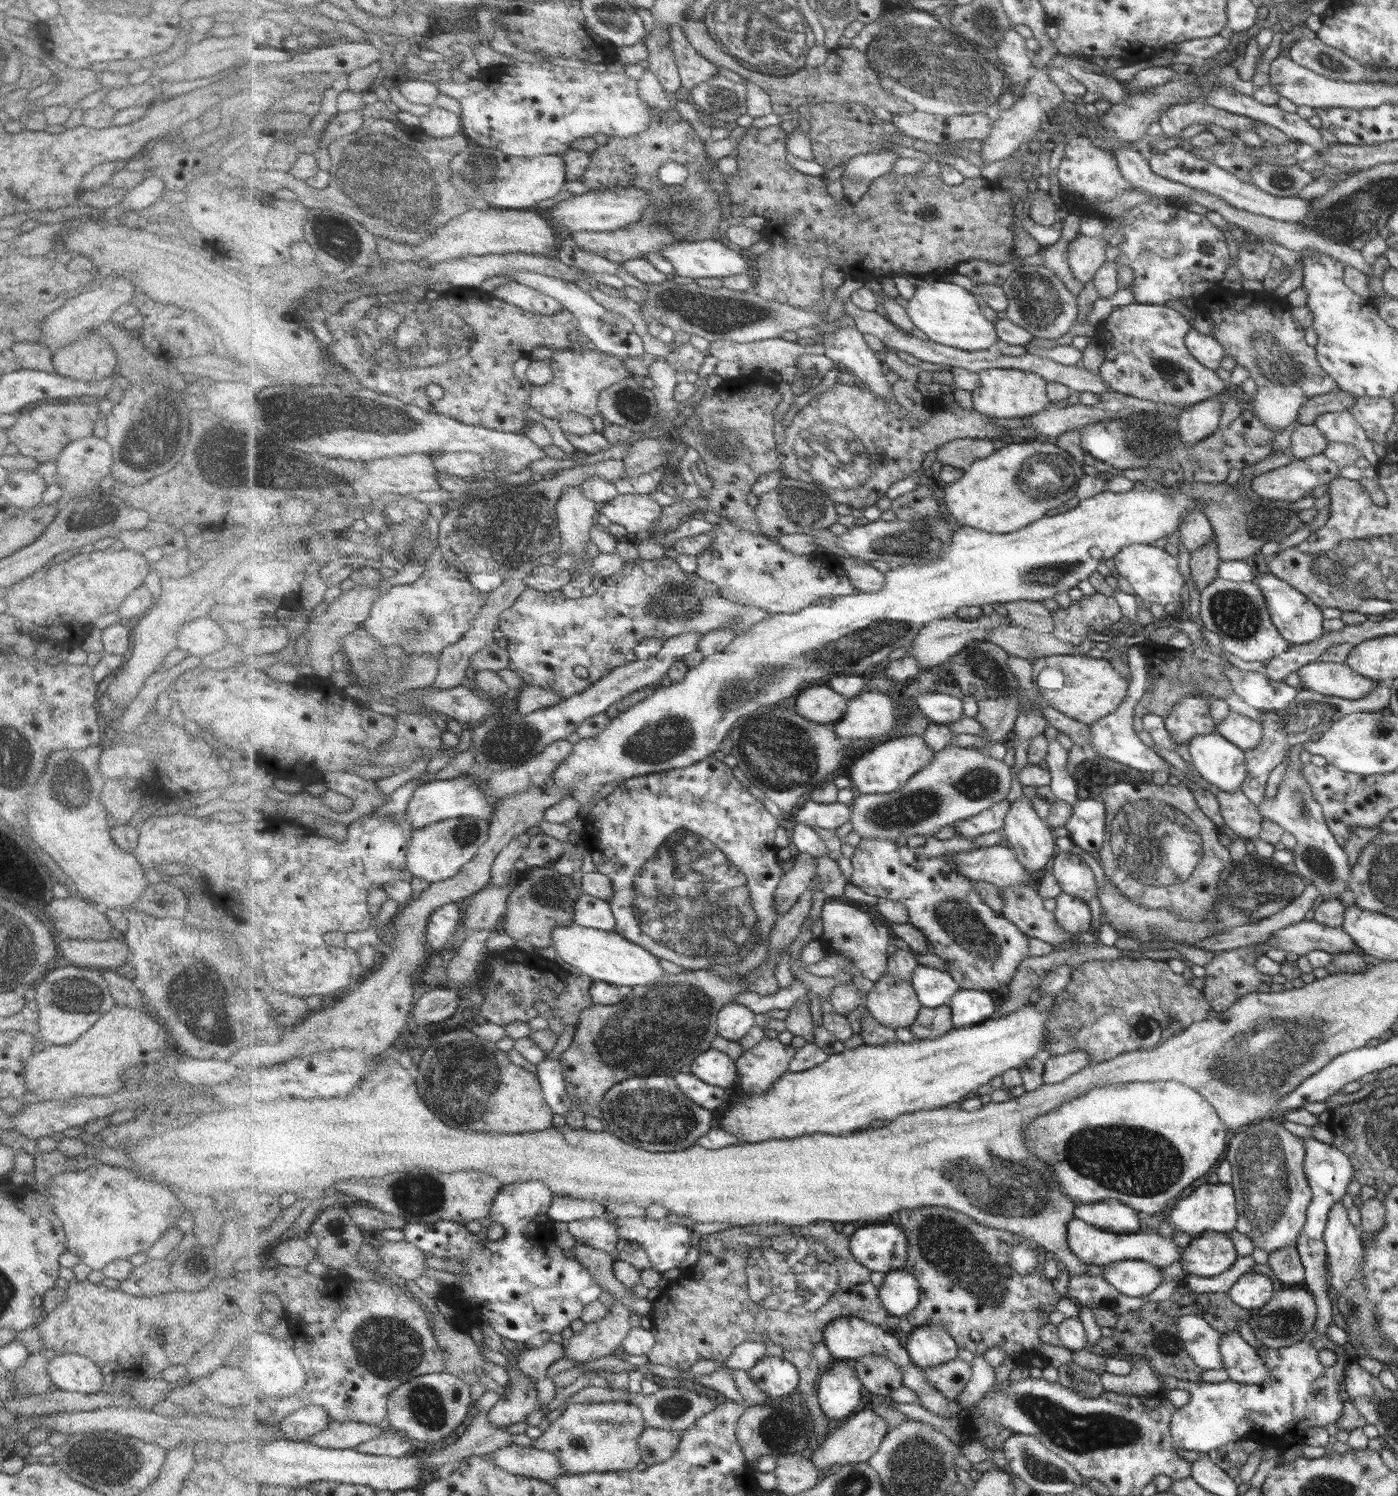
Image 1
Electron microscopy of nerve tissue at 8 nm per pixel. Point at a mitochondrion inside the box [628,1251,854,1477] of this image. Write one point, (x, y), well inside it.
(778, 1430)

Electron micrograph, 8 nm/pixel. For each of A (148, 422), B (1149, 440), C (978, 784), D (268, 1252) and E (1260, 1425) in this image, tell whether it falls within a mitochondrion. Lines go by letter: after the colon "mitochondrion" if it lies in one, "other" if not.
A: mitochondrion
B: mitochondrion
C: mitochondrion
D: other
E: other

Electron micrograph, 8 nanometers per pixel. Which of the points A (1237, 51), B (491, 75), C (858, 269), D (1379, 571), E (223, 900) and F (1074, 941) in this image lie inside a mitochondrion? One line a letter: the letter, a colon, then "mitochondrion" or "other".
A: other
B: other
C: other
D: mitochondrion
E: other
F: other

